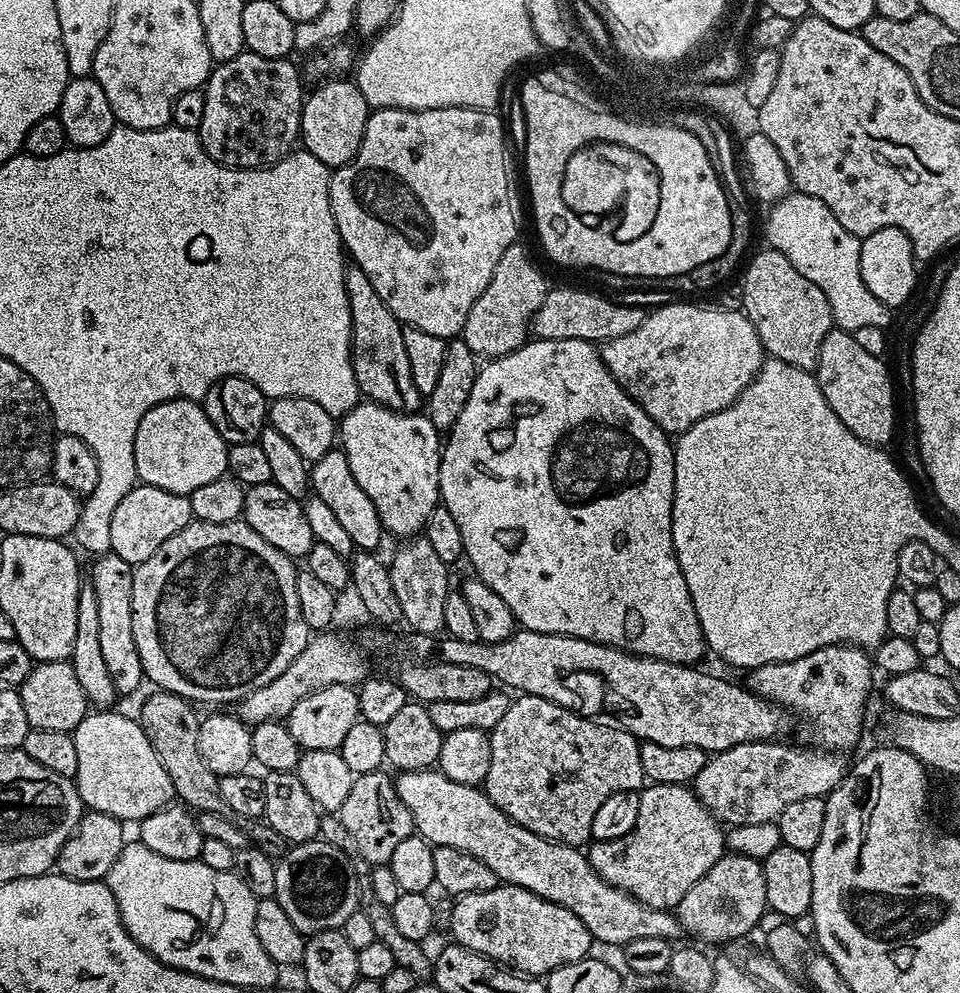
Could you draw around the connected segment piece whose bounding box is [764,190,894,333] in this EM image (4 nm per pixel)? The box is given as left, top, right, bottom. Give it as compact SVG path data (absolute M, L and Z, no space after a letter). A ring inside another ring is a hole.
M792 190L771 205L767 212L768 221L764 224L764 232L768 235L767 247L786 254L790 266L826 294L835 327L851 333L857 332L861 326L889 327L893 309L874 298L862 282L859 270L861 237L850 234L850 230L830 214L826 202L818 202L818 198L810 198L810 194Z

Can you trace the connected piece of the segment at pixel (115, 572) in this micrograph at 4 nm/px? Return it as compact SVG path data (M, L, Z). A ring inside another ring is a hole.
M105 552L103 556L95 557L94 563L96 565L92 568L92 576L90 582L94 586L94 592L98 594L98 619L99 619L99 637L102 649L102 658L106 661L106 670L110 670L110 678L114 678L114 686L117 693L121 697L128 696L131 692L136 692L140 688L140 683L145 683L146 677L144 674L144 667L142 666L142 658L138 658L138 642L134 642L134 590L132 589L132 574L134 571L133 565L126 563L122 558L118 558L118 554L113 552Z

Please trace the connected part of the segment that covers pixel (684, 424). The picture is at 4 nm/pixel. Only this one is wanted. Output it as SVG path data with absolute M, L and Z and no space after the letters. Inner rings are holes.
M664 302L659 306L653 307L651 311L645 315L642 326L638 326L638 330L630 330L630 334L622 334L622 338L609 340L602 348L604 364L610 370L610 374L613 378L623 386L628 397L632 399L660 429L669 434L685 432L686 429L690 426L694 426L702 418L706 418L710 414L718 414L726 406L730 406L734 403L740 395L744 393L746 386L750 386L750 382L759 374L760 366L766 359L766 353L764 347L760 345L758 334L743 311L736 310L736 312L727 312L724 308L699 308L696 304L680 303L684 302Z

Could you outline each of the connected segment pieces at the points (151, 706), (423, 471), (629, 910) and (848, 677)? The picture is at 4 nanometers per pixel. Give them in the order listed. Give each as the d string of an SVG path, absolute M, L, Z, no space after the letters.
M156 690L153 693L153 696L141 706L138 719L144 728L146 738L150 738L162 766L166 766L166 774L170 774L170 782L176 791L175 799L193 813L213 812L227 820L236 820L234 810L230 810L230 806L222 802L218 777L214 770L210 770L210 766L206 766L202 750L198 750L201 717L196 716L197 709L183 696L173 692Z
M361 402L339 421L338 440L358 486L374 502L385 533L419 537L428 515L441 503L442 436L427 415L395 412L380 404Z
M439 770L402 772L395 777L394 783L398 790L398 798L402 798L402 802L406 802L406 810L410 810L415 831L429 844L437 848L450 846L454 850L462 850L478 858L478 862L486 862L486 866L494 870L497 881L530 890L534 895L554 902L570 910L572 914L578 914L578 918L582 918L582 926L586 926L597 945L623 946L634 942L634 938L662 938L676 942L679 941L679 936L682 936L680 922L671 911L646 906L628 892L615 888L598 875L594 866L590 866L587 855L581 849L544 840L538 834L524 829L503 813L479 787L454 782L443 776Z
M831 644L797 660L751 669L747 673L746 684L756 695L783 706L787 711L789 708L790 711L797 712L802 719L809 720L813 734L820 739L821 749L844 754L847 753L847 748L854 747L860 740L860 731L864 728L864 707L868 704L868 691L872 688L872 672L874 673L873 657L865 649L851 644Z

